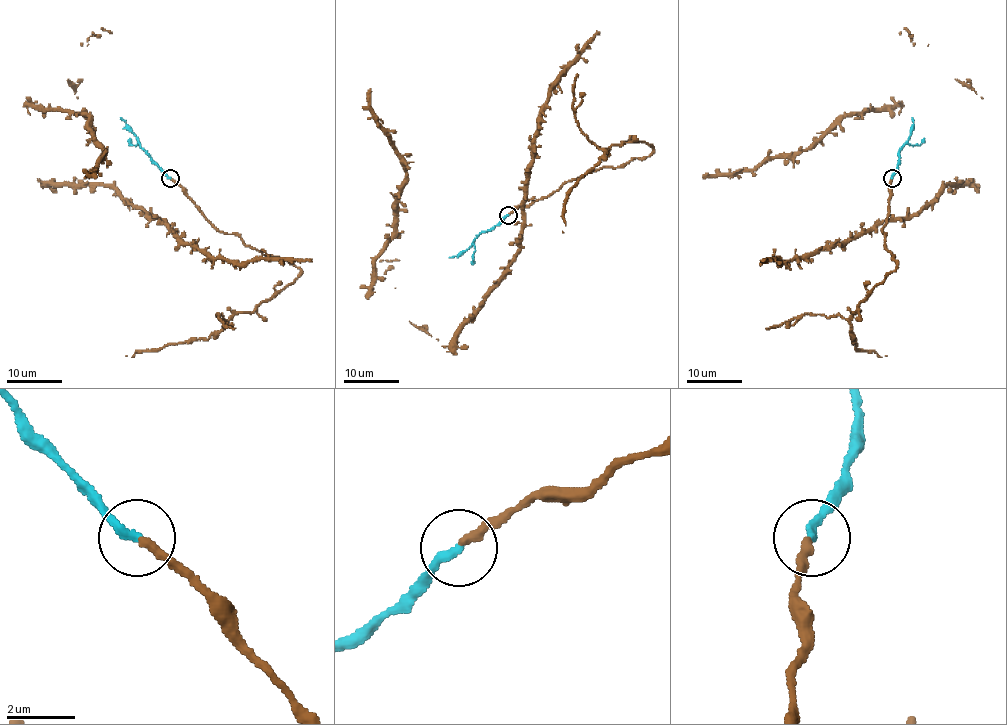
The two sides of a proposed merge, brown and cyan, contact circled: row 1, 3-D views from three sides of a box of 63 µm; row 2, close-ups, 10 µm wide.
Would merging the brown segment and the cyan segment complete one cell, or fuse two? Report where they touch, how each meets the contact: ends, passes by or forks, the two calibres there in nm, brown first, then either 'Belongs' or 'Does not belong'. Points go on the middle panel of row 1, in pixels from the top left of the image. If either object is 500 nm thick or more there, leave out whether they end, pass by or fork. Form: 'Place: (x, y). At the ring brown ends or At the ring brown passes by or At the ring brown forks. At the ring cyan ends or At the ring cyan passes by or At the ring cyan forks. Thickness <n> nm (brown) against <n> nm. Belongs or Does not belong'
Place: (508, 215). At the ring brown ends. At the ring cyan ends. Thickness 240 nm (brown) against 240 nm. Belongs

